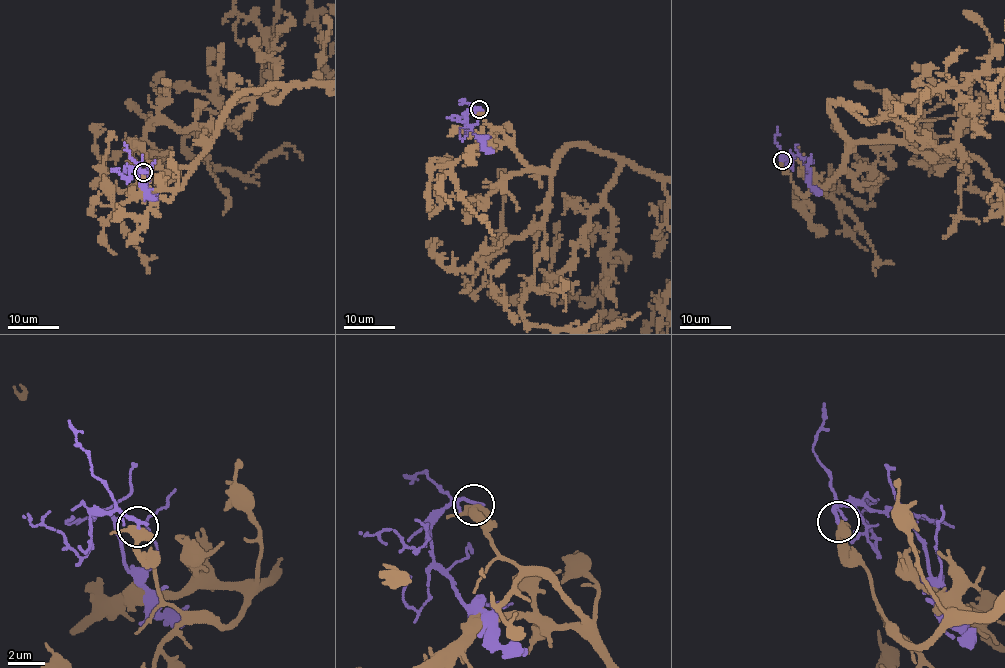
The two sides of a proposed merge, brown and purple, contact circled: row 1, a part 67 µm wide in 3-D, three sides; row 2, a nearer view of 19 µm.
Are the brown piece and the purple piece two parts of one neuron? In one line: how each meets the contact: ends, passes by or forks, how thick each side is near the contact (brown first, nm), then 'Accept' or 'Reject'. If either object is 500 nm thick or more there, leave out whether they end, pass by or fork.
At the ring brown passes by. At the ring purple ends. Thickness 440 nm (brown) against 200 nm. Reject

